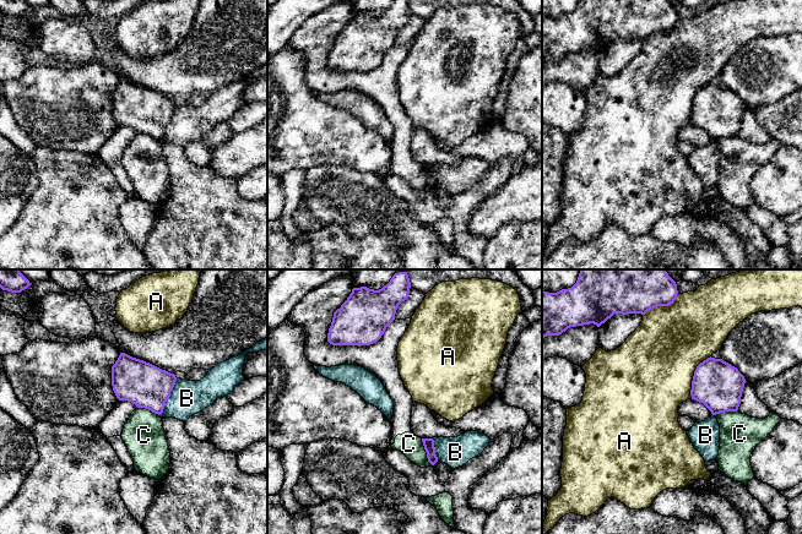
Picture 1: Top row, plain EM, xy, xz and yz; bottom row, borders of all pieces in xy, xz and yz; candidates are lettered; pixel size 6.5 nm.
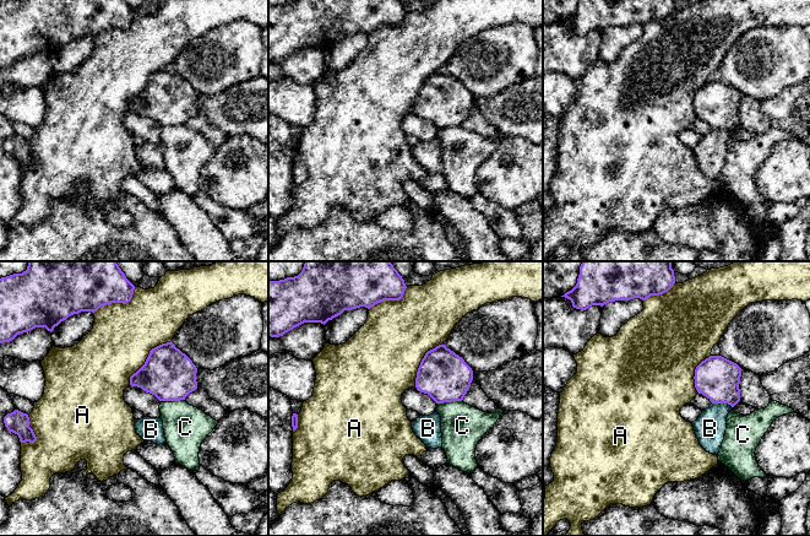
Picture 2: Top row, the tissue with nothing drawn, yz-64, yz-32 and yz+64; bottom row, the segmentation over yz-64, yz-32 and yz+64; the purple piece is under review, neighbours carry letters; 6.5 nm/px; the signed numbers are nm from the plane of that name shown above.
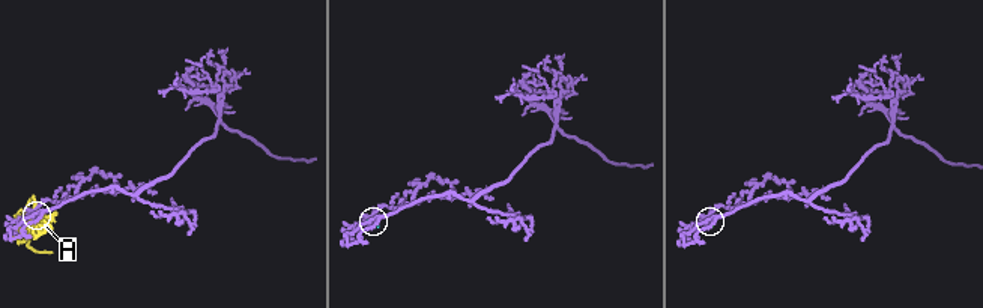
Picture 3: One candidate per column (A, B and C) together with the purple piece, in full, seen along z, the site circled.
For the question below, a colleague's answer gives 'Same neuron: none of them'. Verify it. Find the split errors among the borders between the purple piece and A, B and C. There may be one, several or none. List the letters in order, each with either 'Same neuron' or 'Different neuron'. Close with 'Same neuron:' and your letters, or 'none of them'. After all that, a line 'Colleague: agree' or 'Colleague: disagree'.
A: Different neuron
B: Different neuron
C: Different neuron
Same neuron: none of them
Colleague: agree

